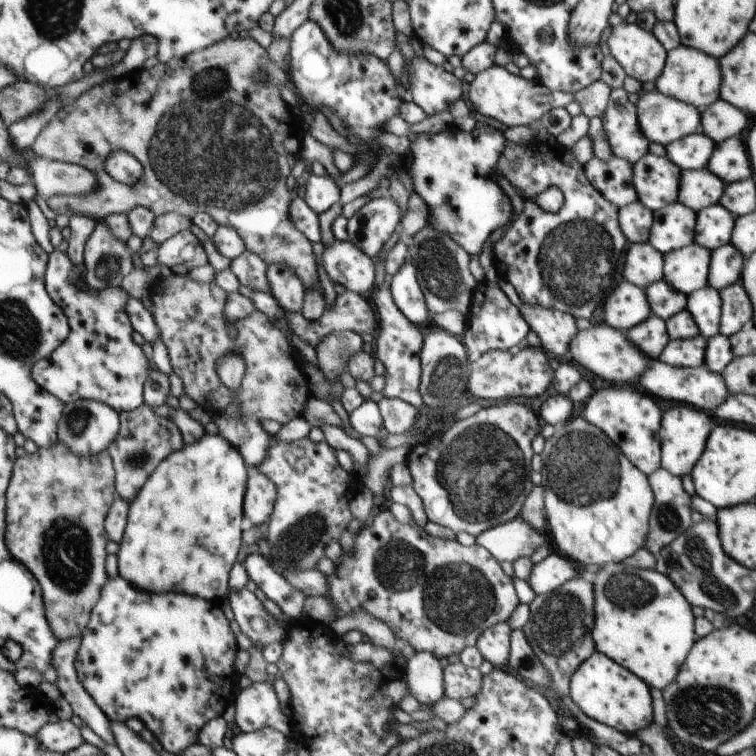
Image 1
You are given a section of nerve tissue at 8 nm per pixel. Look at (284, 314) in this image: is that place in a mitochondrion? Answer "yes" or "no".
no

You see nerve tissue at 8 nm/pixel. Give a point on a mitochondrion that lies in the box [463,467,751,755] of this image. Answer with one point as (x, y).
(719, 712)

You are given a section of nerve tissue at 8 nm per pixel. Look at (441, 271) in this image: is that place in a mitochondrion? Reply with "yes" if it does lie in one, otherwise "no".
yes

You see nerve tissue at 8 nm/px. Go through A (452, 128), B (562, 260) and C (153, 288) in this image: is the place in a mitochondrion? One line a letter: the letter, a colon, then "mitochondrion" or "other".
A: other
B: mitochondrion
C: other

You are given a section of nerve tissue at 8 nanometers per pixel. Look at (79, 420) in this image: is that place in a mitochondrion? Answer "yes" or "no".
yes

